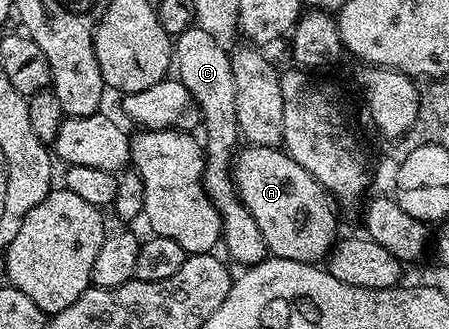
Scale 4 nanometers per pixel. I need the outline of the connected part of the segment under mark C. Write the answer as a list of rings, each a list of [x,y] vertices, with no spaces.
[[[195,26],[188,28],[174,40],[174,72],[200,107],[204,132],[204,189],[220,215],[222,248],[228,251],[229,261],[237,260],[240,266],[257,264],[266,256],[262,230],[258,230],[258,222],[254,222],[232,183],[232,161],[238,141],[238,106],[234,106],[234,70],[230,70],[229,49],[205,30]]]

